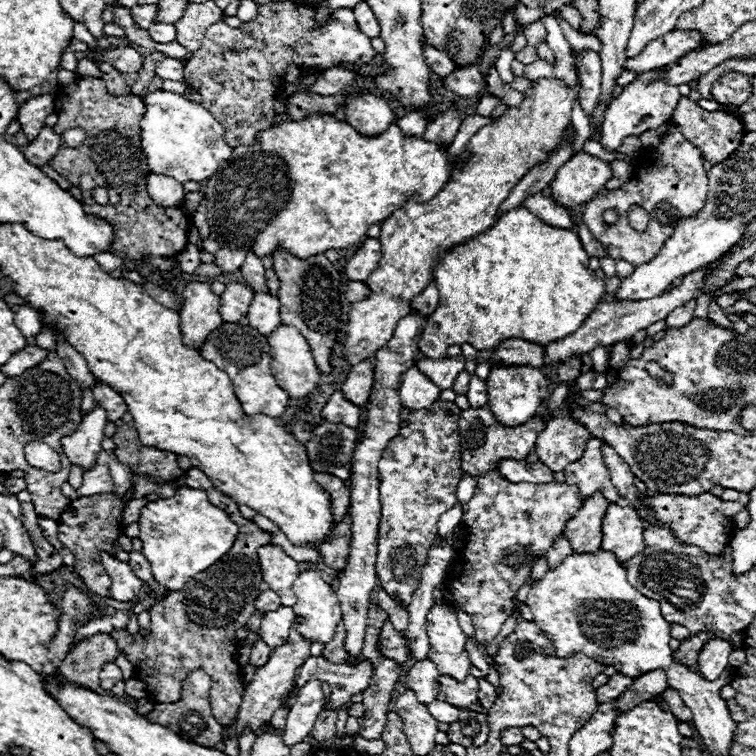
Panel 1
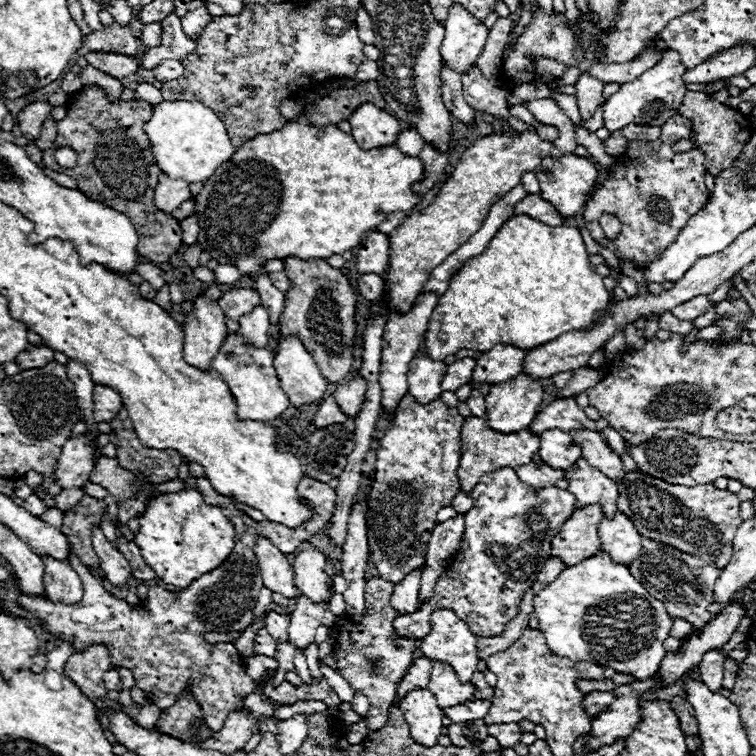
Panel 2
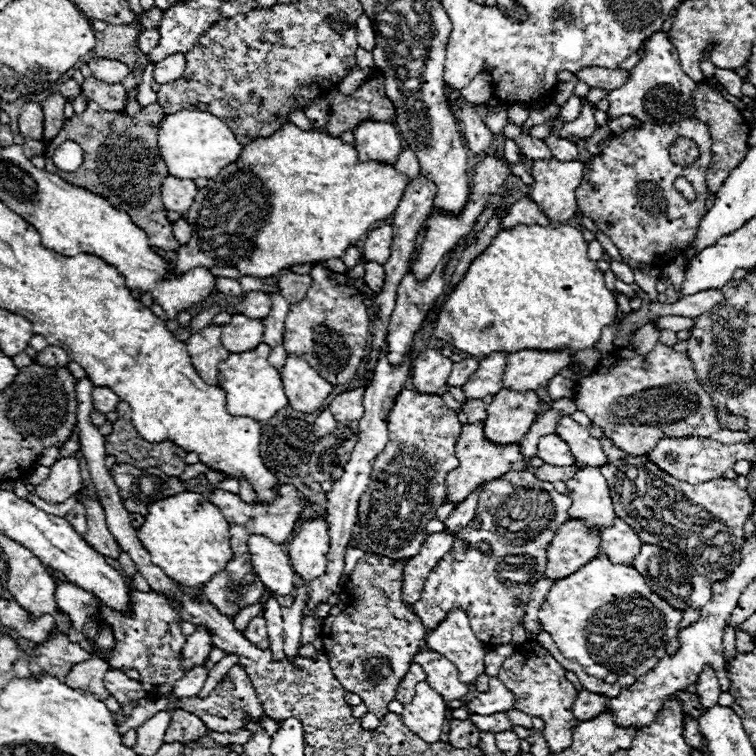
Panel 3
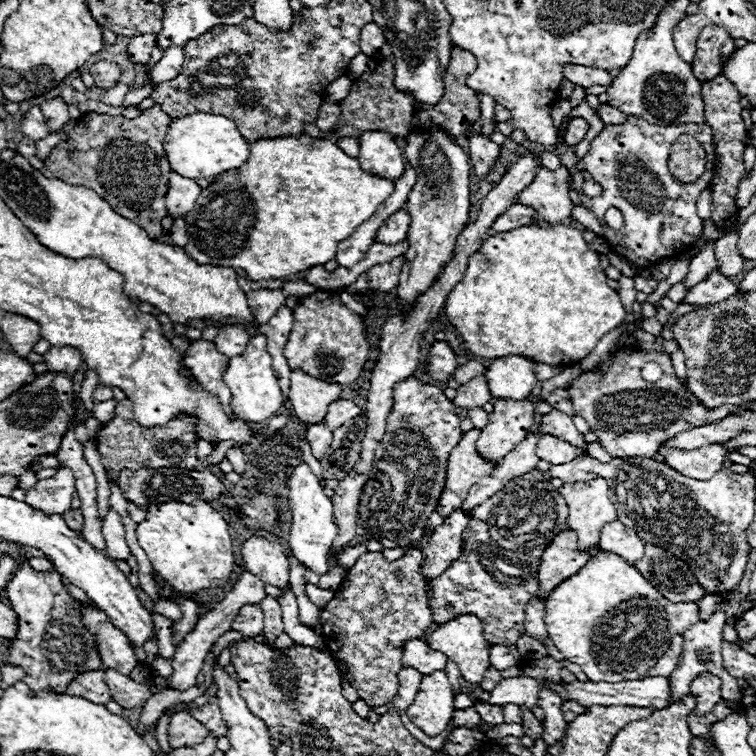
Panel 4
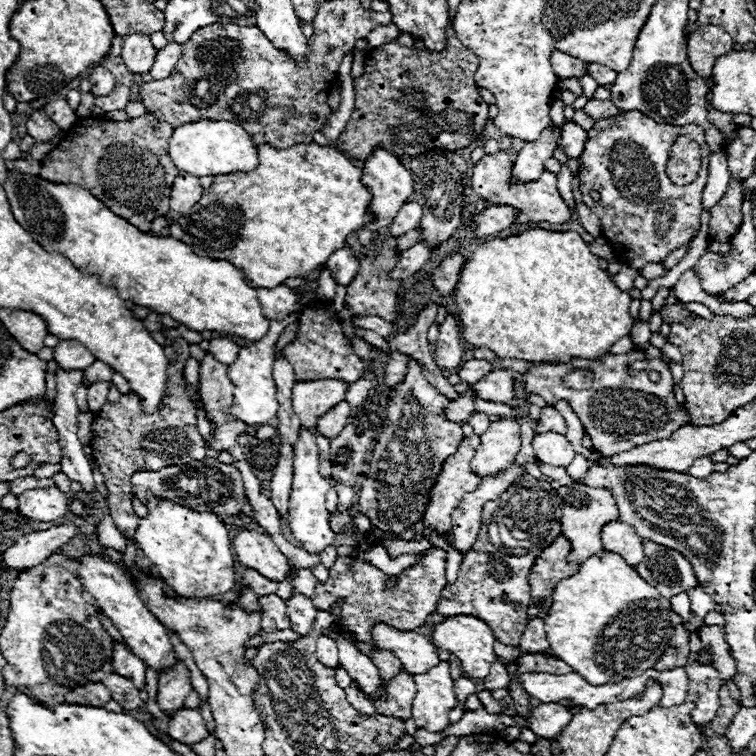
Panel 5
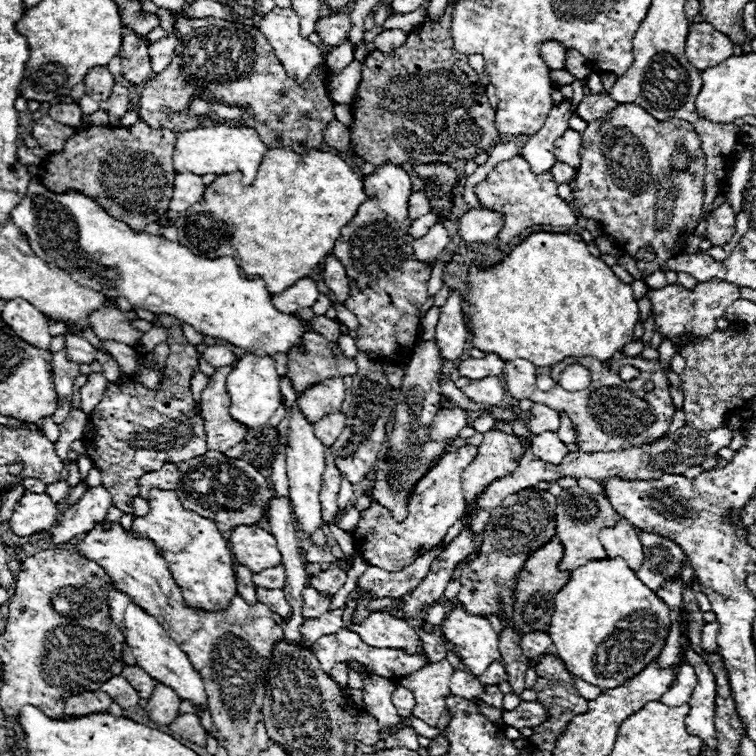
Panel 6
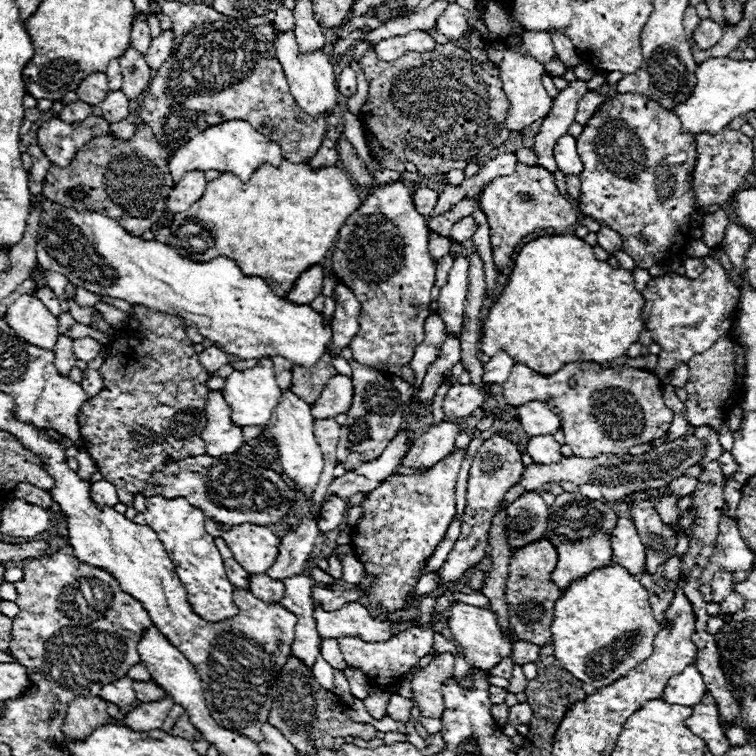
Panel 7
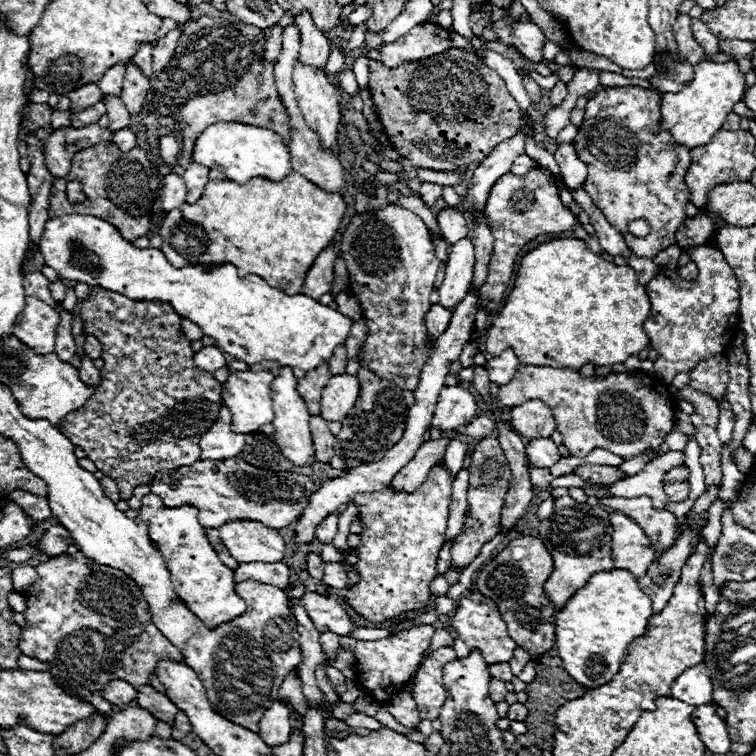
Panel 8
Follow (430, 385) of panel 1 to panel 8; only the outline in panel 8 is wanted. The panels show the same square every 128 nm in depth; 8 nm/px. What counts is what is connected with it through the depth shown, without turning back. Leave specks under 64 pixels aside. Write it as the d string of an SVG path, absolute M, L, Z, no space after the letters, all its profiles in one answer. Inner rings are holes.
M462 238L452 244L448 262L446 262L446 276L440 284L440 304L454 310L454 306L466 296L472 272L474 272L474 244L470 238Z

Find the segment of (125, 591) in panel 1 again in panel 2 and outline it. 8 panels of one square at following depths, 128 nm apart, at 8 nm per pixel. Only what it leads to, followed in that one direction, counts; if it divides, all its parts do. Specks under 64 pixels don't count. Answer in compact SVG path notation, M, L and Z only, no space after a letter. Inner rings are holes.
M94 526L92 530L92 546L94 546L94 552L98 554L100 558L100 566L102 570L106 572L108 580L114 584L114 586L124 586L126 580L132 576L132 566L130 562L122 556L120 550L116 550L108 540L106 536L102 534L100 528Z

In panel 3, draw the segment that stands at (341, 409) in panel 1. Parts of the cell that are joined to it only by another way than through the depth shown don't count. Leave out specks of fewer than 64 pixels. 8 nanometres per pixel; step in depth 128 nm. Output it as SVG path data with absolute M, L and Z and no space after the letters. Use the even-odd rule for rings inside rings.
M324 408L324 410L318 414L316 422L312 424L312 434L314 434L316 440L320 440L320 438L324 438L326 434L330 434L336 426L338 426L338 422L334 422L332 412L330 412L328 408Z

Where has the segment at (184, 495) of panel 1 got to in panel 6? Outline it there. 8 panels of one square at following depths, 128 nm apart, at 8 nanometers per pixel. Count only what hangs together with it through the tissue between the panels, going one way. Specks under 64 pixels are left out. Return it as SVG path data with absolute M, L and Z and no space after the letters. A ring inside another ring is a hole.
M150 490L148 506L150 512L134 520L132 532L154 540L188 606L196 606L198 610L224 610L236 594L236 576L228 542L222 538L216 524L192 510L186 510L172 490Z

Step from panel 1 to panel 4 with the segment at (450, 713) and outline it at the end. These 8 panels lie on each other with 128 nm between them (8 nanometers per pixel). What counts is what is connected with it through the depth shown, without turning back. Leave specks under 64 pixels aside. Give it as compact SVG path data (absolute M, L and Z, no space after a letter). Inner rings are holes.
M514 676L514 678L502 678L494 690L490 690L490 704L516 704L516 706L534 706L538 702L540 694L540 682L530 676Z

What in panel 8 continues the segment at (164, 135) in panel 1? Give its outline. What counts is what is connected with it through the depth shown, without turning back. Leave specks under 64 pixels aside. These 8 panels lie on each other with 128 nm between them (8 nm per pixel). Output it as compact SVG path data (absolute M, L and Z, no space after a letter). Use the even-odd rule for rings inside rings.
M218 122L208 126L194 144L194 162L208 168L220 166L226 170L226 176L238 184L246 184L250 178L284 180L292 172L290 150L280 134L238 122ZM174 173L168 174L164 178L164 186L162 186L162 208L164 212L170 212L178 206L182 206L186 202L187 190L182 177Z

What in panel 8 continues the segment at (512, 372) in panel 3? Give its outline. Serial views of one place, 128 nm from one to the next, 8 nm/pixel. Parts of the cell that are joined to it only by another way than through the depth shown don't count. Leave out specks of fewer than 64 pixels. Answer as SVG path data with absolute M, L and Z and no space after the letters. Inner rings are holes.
M444 386L440 390L436 412L434 412L434 418L428 426L428 430L434 430L434 428L438 428L442 432L456 430L474 418L476 408L478 408L476 400L466 388Z

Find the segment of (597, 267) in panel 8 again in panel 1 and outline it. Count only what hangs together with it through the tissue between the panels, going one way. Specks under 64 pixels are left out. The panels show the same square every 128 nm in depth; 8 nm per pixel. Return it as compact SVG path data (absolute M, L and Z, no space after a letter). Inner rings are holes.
M522 206L502 214L490 230L446 252L436 266L434 280L440 290L440 302L422 330L420 352L428 358L444 358L448 346L454 344L466 342L476 350L492 350L506 338L522 338L546 346L576 332L606 294L606 282L594 276L588 260L590 256L576 232L552 228Z

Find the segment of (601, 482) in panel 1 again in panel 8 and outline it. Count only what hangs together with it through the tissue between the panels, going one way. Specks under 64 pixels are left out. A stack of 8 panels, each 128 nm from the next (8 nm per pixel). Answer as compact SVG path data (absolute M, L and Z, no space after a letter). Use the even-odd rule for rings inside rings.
M570 496L556 498L554 512L544 524L540 522L538 534L554 560L554 570L544 584L546 598L554 602L554 612L558 612L558 608L562 608L570 600L570 596L574 596L578 588L582 588L590 580L592 574L614 568L612 556L606 556L606 552L610 552L610 520L608 512L600 504L578 504Z

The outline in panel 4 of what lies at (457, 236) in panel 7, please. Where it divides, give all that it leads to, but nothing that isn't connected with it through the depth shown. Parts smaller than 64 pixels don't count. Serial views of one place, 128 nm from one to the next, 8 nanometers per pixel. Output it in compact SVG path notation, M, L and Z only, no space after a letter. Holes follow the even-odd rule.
M514 204L510 206L510 210L506 210L506 214L498 216L494 220L494 226L490 226L488 230L488 236L496 234L496 232L510 232L514 228L520 228L520 226L528 226L532 222L532 216L534 216L534 210L530 206L522 206L522 204Z

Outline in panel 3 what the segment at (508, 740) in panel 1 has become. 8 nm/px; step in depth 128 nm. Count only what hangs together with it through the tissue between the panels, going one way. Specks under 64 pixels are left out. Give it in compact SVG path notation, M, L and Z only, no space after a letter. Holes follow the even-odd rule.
M472 714L470 722L474 722L480 730L488 730L488 732L504 732L504 730L512 730L512 722L508 720L506 714L490 714L490 716L480 716L480 714Z

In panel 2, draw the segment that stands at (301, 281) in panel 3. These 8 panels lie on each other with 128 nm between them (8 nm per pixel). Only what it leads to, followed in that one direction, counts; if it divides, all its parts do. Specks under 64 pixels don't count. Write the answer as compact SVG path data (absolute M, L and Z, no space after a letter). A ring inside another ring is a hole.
M272 272L272 274L270 274L270 280L272 280L272 284L274 284L278 290L282 290L282 292L288 292L288 290L290 290L290 278L288 278L284 272Z

